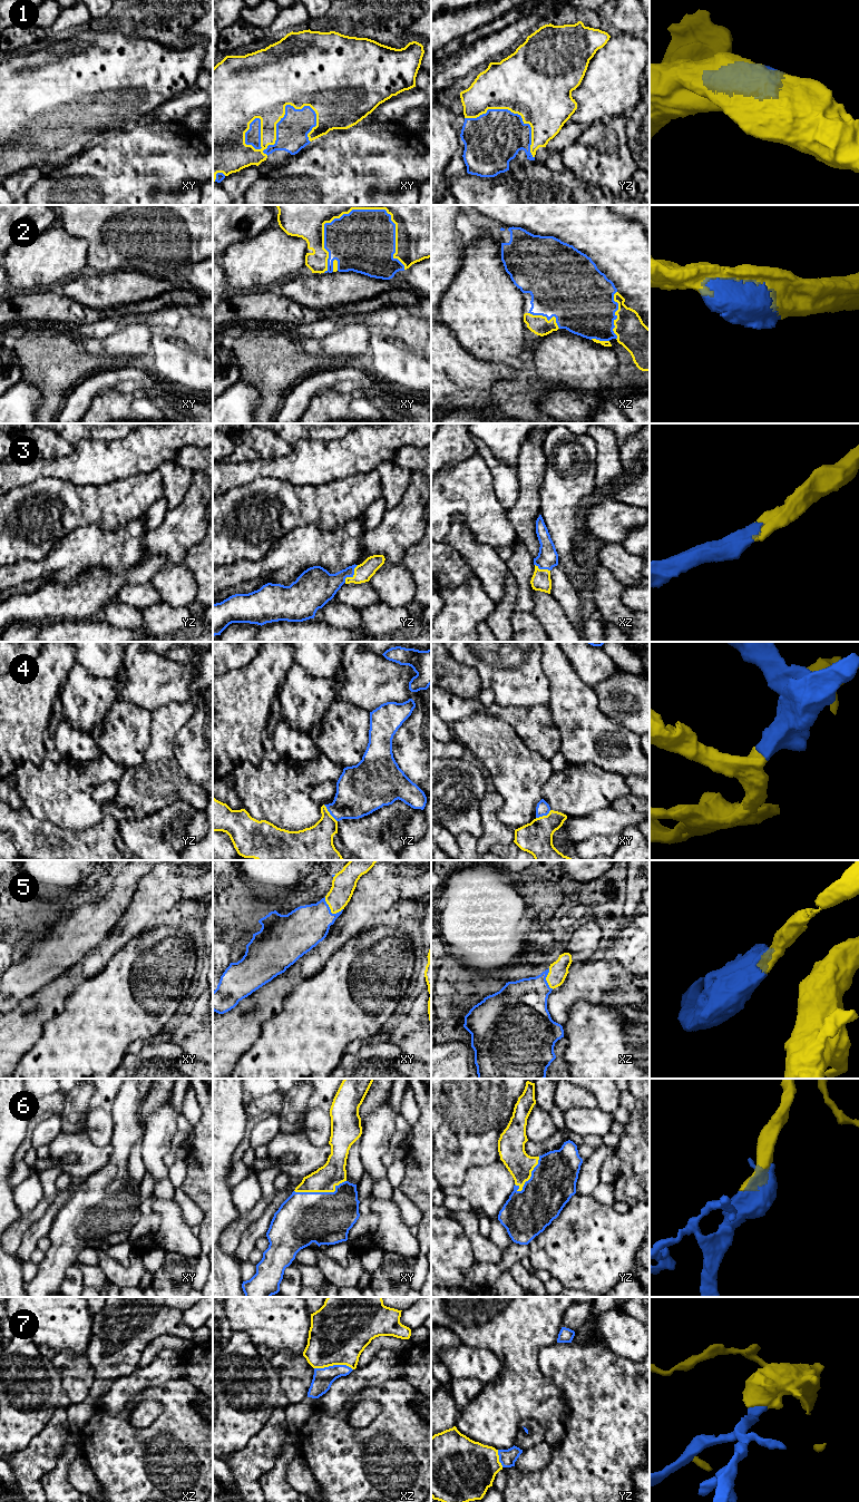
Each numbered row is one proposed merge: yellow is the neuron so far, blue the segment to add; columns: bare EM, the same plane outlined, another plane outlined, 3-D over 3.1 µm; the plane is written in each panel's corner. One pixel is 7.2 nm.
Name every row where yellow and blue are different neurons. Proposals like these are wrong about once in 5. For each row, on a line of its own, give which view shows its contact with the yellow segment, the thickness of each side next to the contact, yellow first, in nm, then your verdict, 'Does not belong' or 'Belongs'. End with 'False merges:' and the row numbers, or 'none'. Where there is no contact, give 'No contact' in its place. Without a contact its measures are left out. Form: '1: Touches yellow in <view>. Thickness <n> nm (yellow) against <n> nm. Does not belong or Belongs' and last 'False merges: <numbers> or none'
1: Touches yellow in xy. Thickness 420 nm (yellow) against 220 nm. Belongs
2: Touches yellow in xy. Thickness 440 nm (yellow) against 420 nm. Belongs
3: Touches yellow in yz. Thickness 130 nm (yellow) against 240 nm. Belongs
4: Touches yellow in yz. Thickness 260 nm (yellow) against 320 nm. Belongs
5: Touches yellow in xy. Thickness 170 nm (yellow) against 300 nm. Belongs
6: Touches yellow in xy. Thickness 180 nm (yellow) against 380 nm. Belongs
7: Touches yellow in xz. Thickness 440 nm (yellow) against 140 nm. Belongs
False merges: none

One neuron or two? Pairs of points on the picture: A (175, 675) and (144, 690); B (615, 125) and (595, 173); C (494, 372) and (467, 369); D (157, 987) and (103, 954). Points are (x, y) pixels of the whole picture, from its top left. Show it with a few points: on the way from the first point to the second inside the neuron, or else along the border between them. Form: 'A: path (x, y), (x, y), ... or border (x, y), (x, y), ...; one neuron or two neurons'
A: path (167, 681), (152, 682); one neuron
B: path (612, 137), (612, 155), (606, 161); one neuron
C: path (487, 372), (474, 372); one neuron
D: border (128, 940), (101, 968); two neurons

